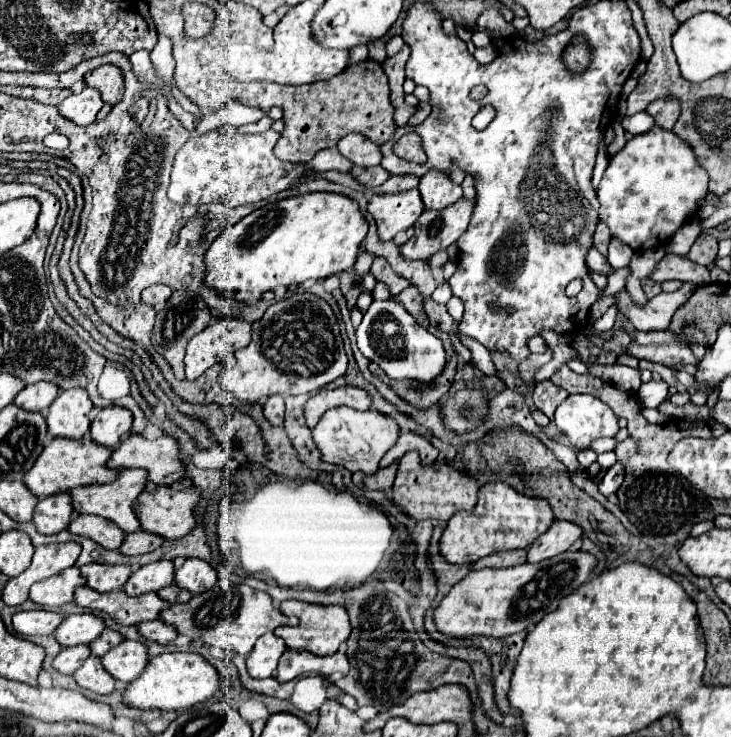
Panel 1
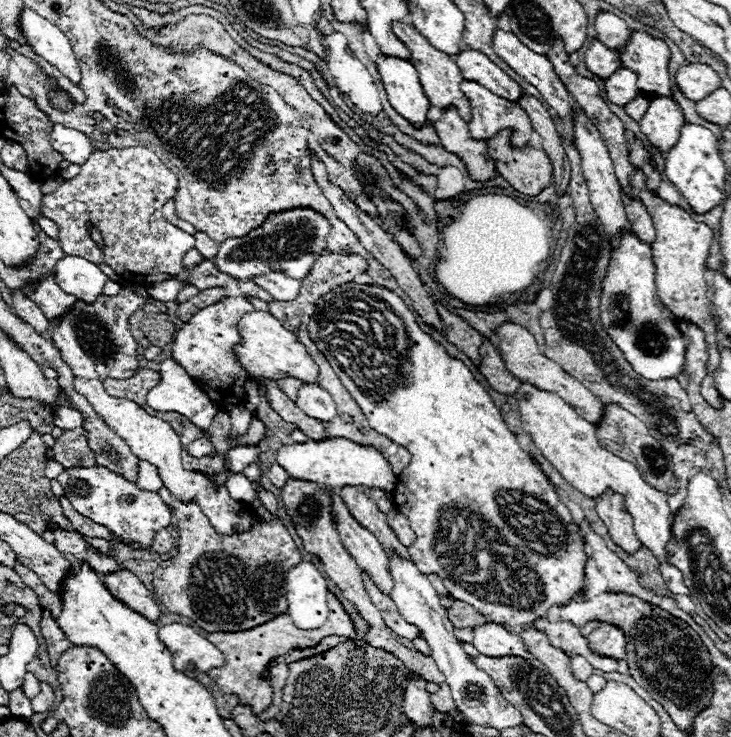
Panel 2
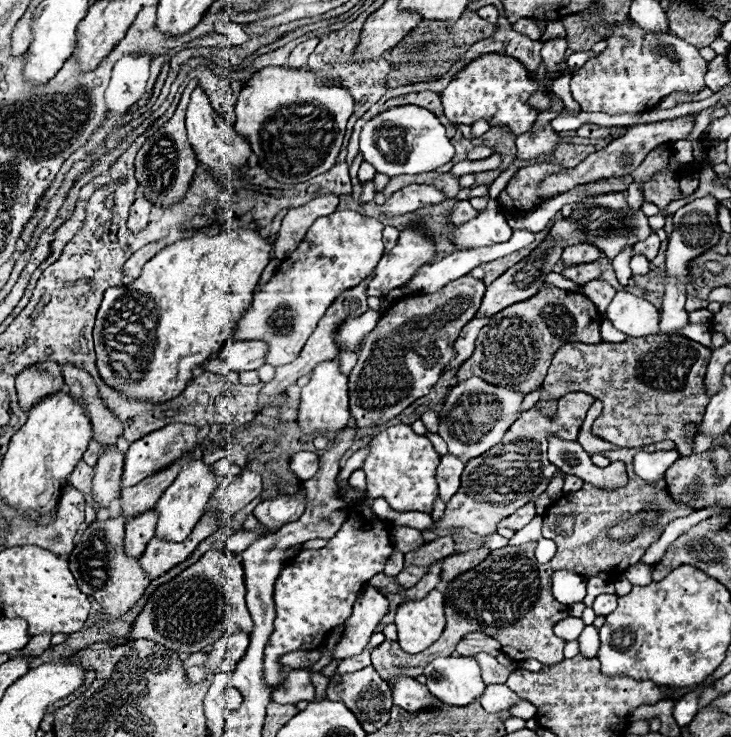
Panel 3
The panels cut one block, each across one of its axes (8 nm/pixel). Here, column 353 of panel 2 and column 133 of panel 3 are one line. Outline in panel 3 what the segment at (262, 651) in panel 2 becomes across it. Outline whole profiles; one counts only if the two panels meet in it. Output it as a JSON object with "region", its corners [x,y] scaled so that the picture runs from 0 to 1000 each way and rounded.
{"region":[[[309,744],[285,746],[268,765],[257,768],[227,792],[216,795],[194,830],[186,836],[178,863],[194,863],[200,868],[227,874],[233,882],[265,887],[279,877],[293,874],[304,858],[345,858],[345,839],[334,814],[334,773],[323,757],[326,754]]]}

